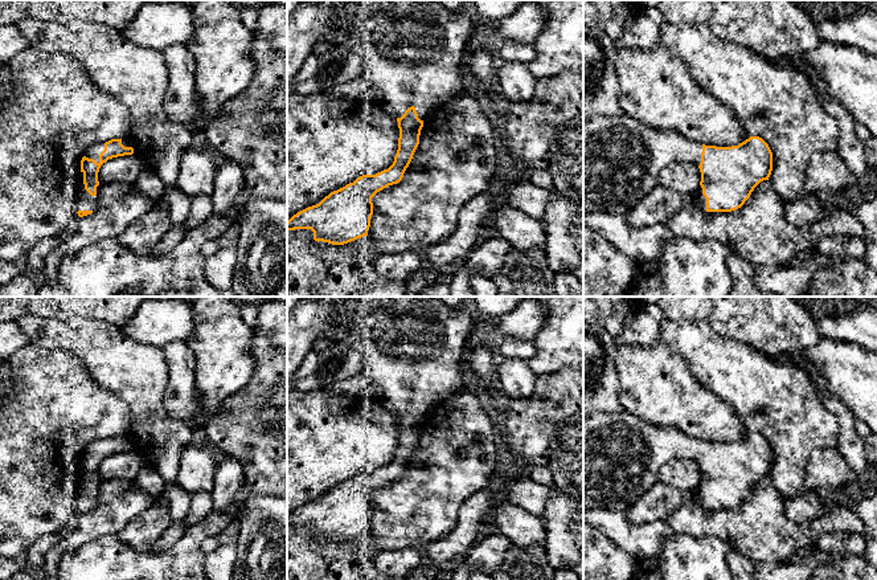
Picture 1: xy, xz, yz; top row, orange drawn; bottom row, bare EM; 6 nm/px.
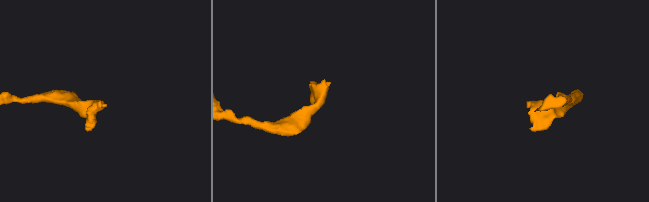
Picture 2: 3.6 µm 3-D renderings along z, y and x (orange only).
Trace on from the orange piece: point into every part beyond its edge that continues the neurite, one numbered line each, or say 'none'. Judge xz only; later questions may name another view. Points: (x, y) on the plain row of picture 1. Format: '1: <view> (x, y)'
1: xz (413, 346)

